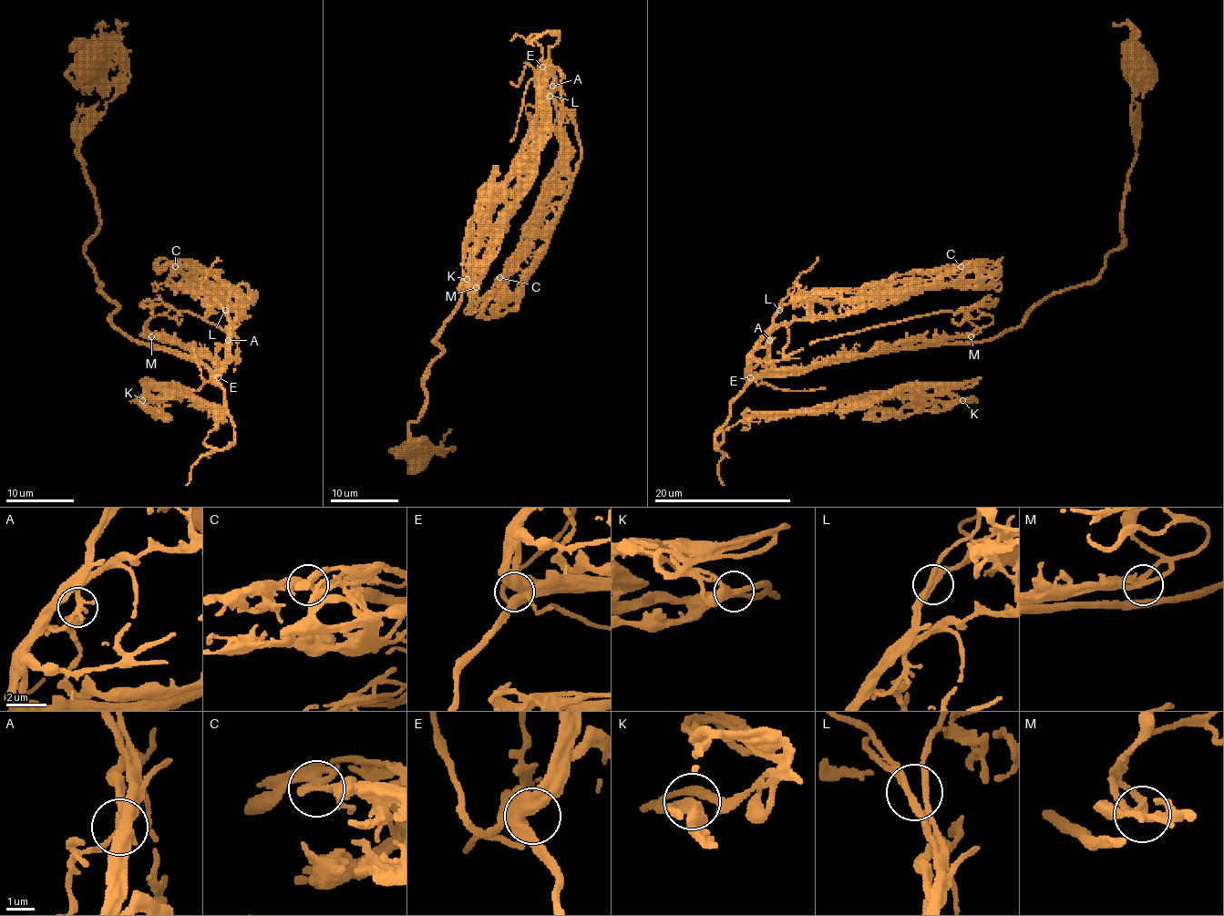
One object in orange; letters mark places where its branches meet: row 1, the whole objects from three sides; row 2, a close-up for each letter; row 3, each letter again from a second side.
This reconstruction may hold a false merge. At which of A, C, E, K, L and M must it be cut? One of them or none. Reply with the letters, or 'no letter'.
no letter

